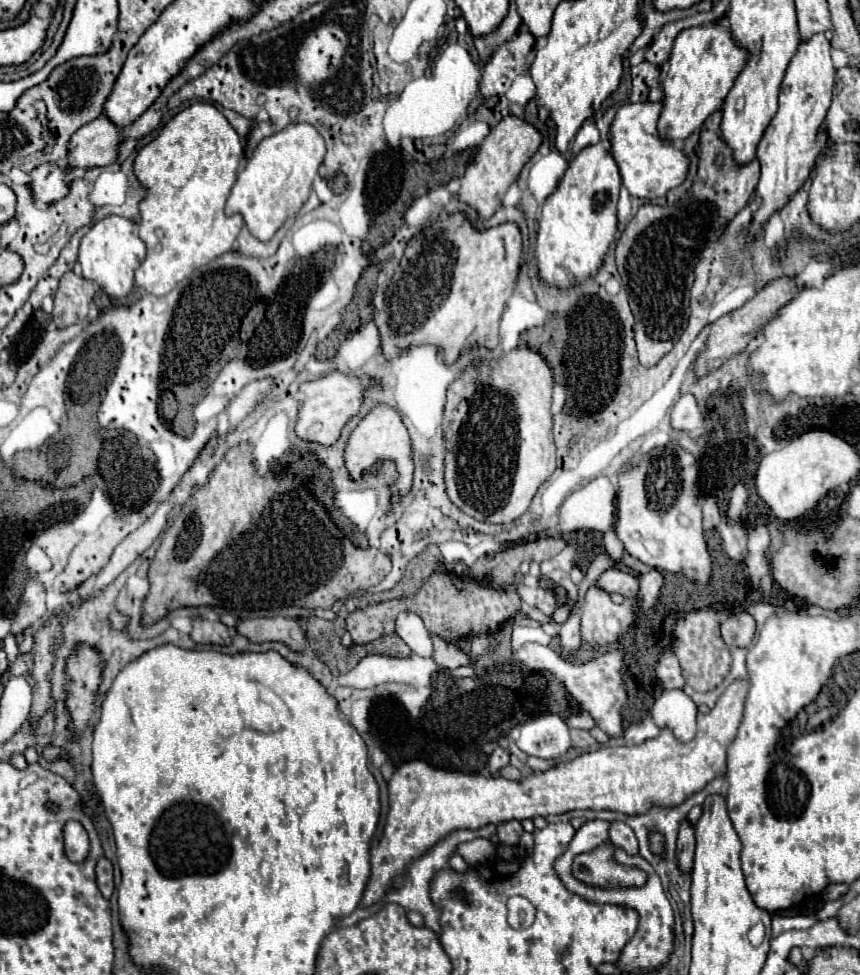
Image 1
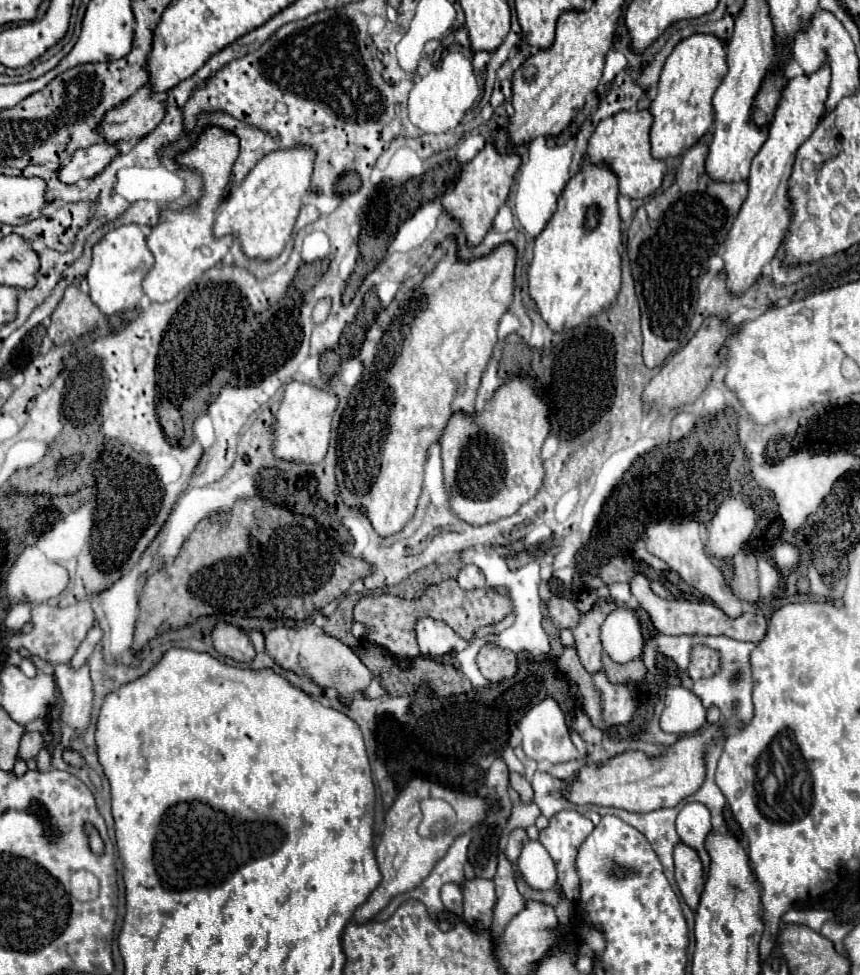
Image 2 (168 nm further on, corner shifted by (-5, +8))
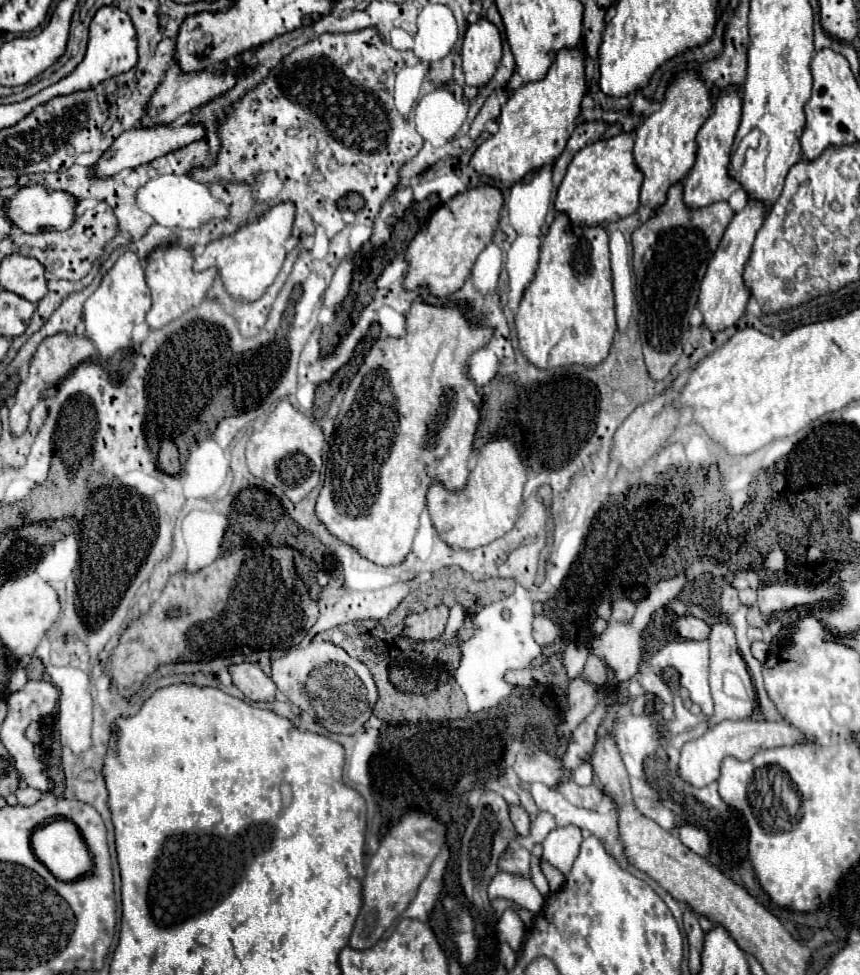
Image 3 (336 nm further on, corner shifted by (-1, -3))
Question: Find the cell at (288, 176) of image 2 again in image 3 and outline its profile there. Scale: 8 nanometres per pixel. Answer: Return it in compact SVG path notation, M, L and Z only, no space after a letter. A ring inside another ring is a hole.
M291 200L267 208L257 216L255 222L247 222L239 226L233 234L209 242L205 246L205 252L195 258L195 270L215 266L231 296L247 302L257 300L271 286L285 262L285 242L291 234L295 212L297 210Z

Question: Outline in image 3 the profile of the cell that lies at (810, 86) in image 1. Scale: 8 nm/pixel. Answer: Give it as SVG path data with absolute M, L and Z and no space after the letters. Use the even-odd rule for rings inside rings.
M749 198L747 206L737 212L733 216L733 220L729 222L717 252L713 254L713 258L709 260L707 266L707 274L701 282L701 292L699 292L699 308L703 312L703 324L709 330L723 330L727 326L733 326L747 310L747 302L749 302L749 288L743 280L743 270L747 264L747 258L751 256L751 246L755 242L755 236L759 232L759 228L765 222L767 216L767 204L761 200L753 200Z

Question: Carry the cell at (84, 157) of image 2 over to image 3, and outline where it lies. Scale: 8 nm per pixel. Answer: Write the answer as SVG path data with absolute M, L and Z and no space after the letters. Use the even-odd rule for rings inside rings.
M183 124L183 126L177 126L177 128L165 128L165 126L159 126L159 128L133 128L133 130L127 130L123 132L107 152L103 152L103 156L97 160L97 164L93 166L95 170L95 176L97 178L109 178L109 176L115 176L123 170L131 170L139 164L147 164L171 150L177 150L179 146L185 146L193 140L199 140L203 138L205 130L201 126L189 126L189 124Z

